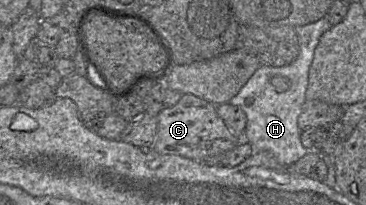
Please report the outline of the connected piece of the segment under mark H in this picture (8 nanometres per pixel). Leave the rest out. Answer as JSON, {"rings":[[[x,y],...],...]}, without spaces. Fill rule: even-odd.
{"rings":[[[324,17],[314,23],[293,27],[296,29],[300,46],[300,53],[296,60],[283,67],[261,65],[239,93],[229,101],[231,105],[239,106],[246,114],[243,141],[249,142],[256,151],[271,152],[278,163],[284,167],[295,163],[309,151],[302,145],[300,140],[301,130],[298,127],[298,117],[306,101],[305,93],[314,51],[321,36],[332,25]],[[273,76],[287,77],[290,80],[290,88],[285,92],[278,93],[270,83]]]}

